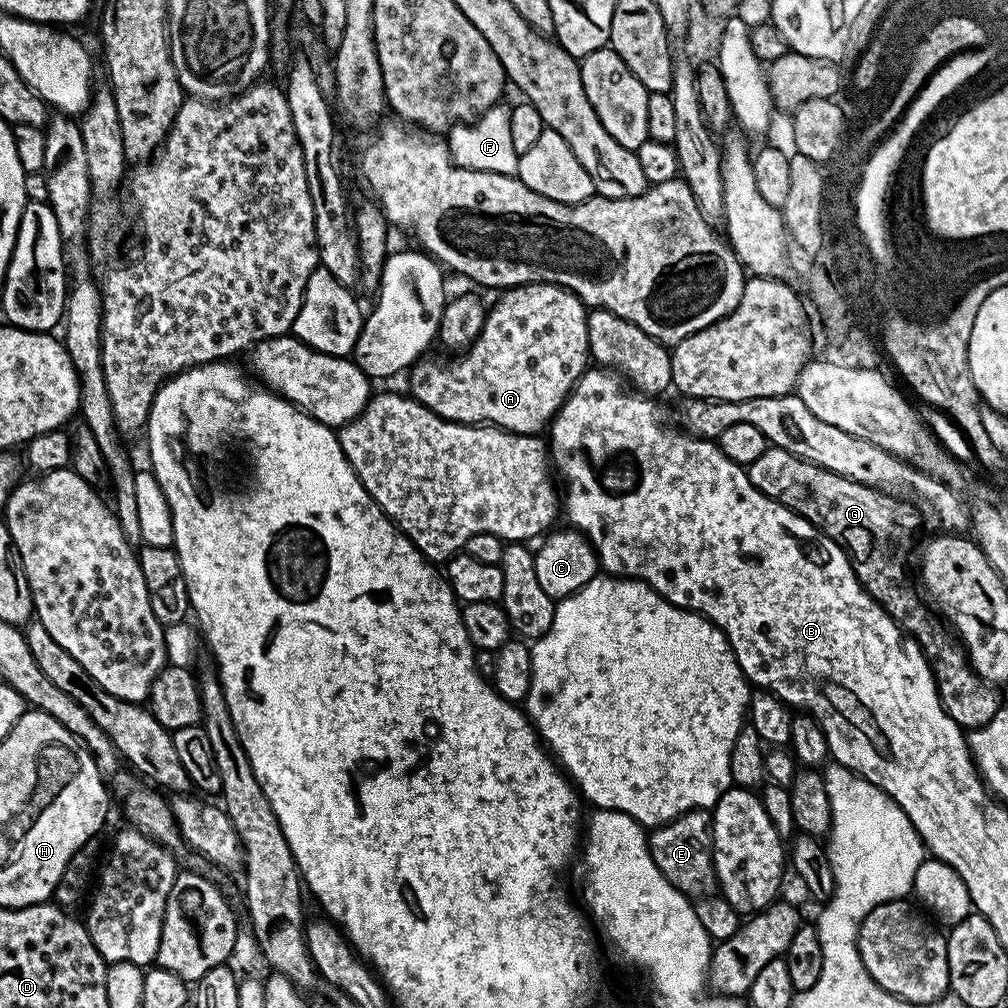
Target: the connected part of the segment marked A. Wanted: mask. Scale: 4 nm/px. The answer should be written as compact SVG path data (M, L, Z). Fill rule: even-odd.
M520 284L517 288L509 288L499 293L500 301L487 309L484 317L484 325L478 334L478 338L463 354L456 354L453 360L428 360L421 359L412 365L411 399L416 400L422 406L426 406L434 414L438 414L444 420L453 420L459 424L482 424L494 428L504 428L507 432L517 432L523 436L534 436L544 431L551 425L557 410L563 406L564 399L572 392L572 387L580 381L580 376L590 364L590 355L587 342L587 318L589 309L585 308L581 300L573 292L567 292L565 288L559 288L557 284Z

